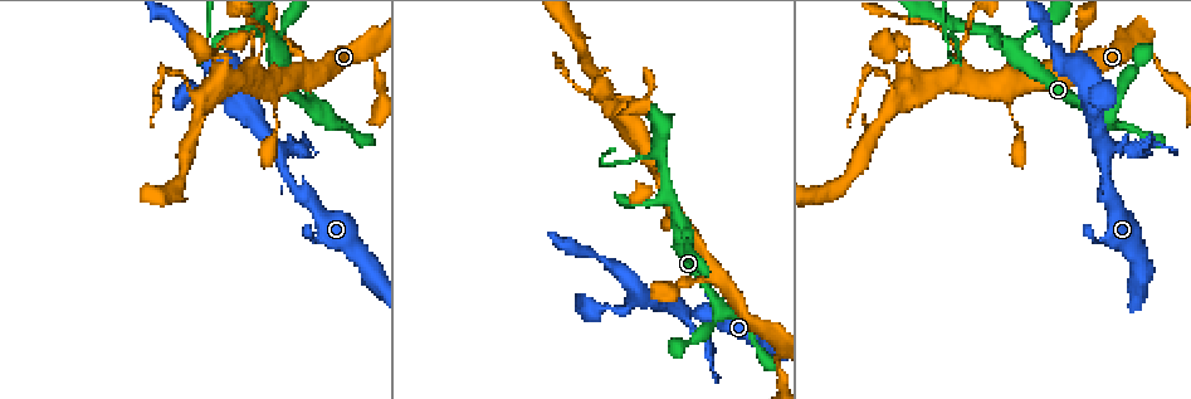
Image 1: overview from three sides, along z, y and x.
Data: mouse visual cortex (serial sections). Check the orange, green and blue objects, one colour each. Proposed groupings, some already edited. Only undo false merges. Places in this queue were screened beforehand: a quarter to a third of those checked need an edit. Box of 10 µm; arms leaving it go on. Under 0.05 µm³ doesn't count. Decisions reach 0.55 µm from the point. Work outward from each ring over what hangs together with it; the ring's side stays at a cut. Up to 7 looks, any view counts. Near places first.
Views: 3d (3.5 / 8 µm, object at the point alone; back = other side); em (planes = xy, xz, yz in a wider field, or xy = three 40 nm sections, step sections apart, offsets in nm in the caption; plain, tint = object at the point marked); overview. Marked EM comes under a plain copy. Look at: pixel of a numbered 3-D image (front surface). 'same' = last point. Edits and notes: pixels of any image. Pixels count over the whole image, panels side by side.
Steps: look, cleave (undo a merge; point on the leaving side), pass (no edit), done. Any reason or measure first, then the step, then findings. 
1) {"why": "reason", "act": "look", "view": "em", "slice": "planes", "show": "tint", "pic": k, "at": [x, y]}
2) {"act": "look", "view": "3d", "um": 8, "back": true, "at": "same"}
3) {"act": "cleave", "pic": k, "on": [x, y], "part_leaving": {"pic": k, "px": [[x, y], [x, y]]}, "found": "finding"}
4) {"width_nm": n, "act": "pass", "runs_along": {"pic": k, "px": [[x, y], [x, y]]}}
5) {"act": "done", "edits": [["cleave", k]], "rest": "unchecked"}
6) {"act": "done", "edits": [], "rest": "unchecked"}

{"why": "sharp bend", "act": "look", "view": "3d", "um": 3.5, "pic": 1, "at": [683, 309]}

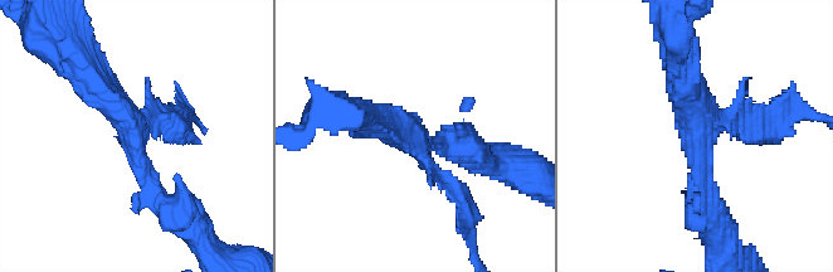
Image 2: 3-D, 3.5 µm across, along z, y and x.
{"act": "look", "view": "em", "slice": "xy", "step": 2, "show": "tint", "pic": 2, "at": [413, 134]}

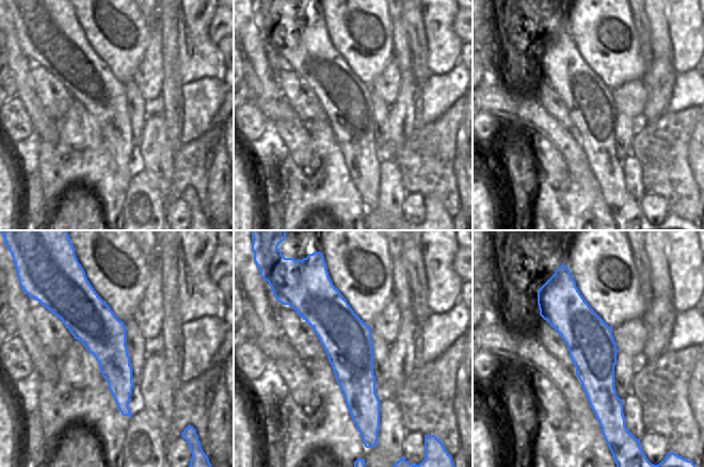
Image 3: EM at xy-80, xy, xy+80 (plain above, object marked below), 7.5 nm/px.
{"act": "cleave", "pic": 2, "on": [178, 126], "part_leaving": {"pic": 2, "px": [[147, 122], [194, 118]]}, "found": "a second cell is stuck on"}

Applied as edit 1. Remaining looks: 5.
{"why": "sharp bend", "act": "look", "view": "3d", "um": 3.5, "pic": 1, "at": [952, 63]}

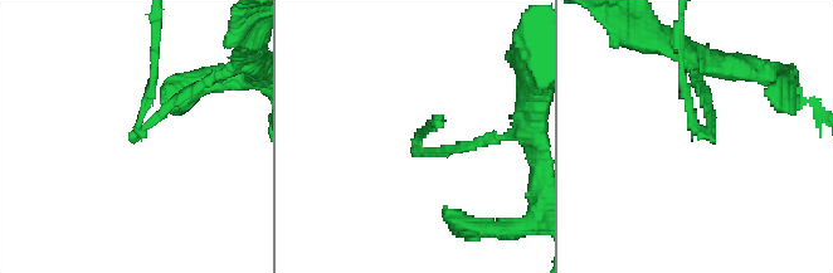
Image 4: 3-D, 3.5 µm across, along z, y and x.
{"arm_widths_nm": [100, 150], "act": "look", "view": "em", "slice": "xy", "step": 5, "show": "tint", "pic": 4, "at": [699, 134]}

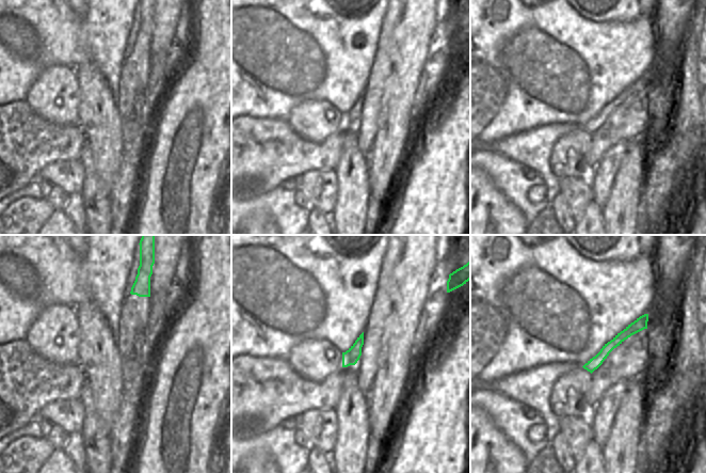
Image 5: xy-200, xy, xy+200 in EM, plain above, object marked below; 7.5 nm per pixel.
{"act": "cleave", "pic": 4, "on": [149, 92], "found": "a second cell is stuck on"}

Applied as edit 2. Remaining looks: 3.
{"act": "look", "view": "overview"}

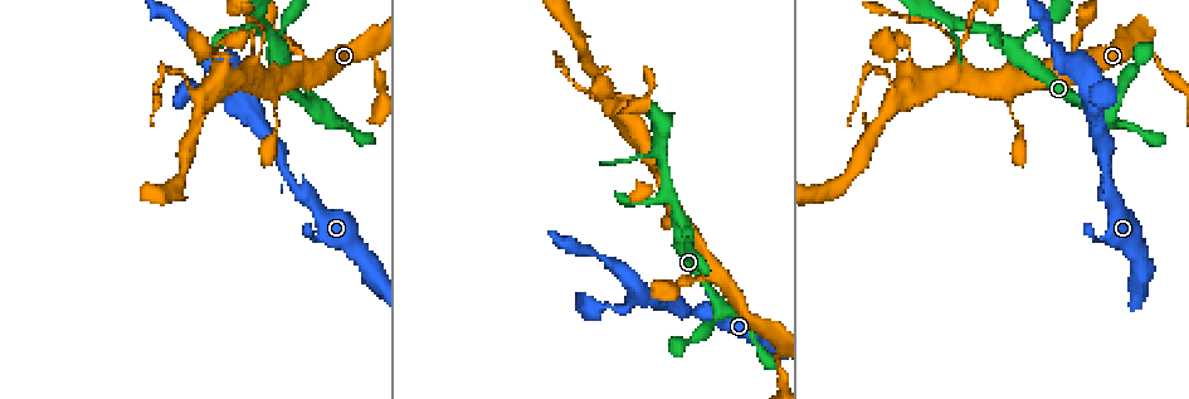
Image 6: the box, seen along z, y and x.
{"act": "look", "view": "3d", "um": 3.5, "pic": 6, "at": [198, 98]}

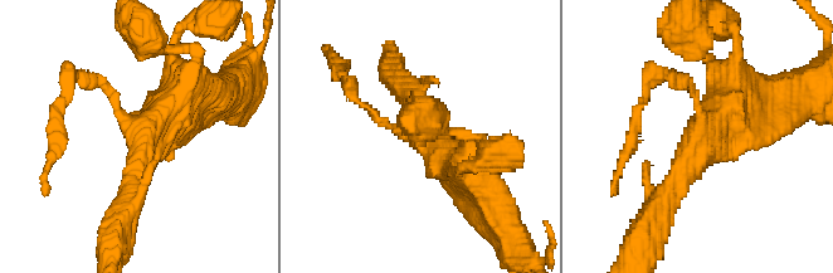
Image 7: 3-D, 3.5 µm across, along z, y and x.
{"arms": 3, "arm_widths_nm": [100, 300, 450], "act": "look", "view": "em", "slice": "xy", "step": 2, "show": "tint", "pic": 7, "at": [700, 134]}

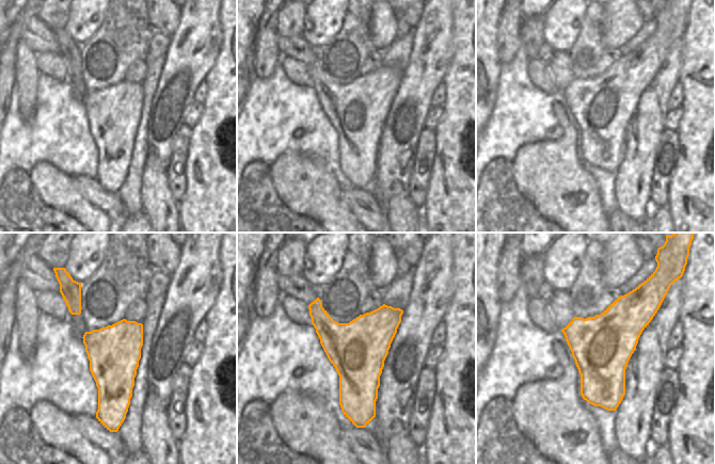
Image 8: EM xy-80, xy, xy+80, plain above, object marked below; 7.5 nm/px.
{"act": "pass", "runs_along": {"pic": 7, "px": [[746, 92], [730, 96], [659, 204]]}, "found": "continuous, no second cell"}

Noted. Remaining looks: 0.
{"act": "done", "edits": [["cleave", 2], ["cleave", 4]], "rest": "unchecked"}

